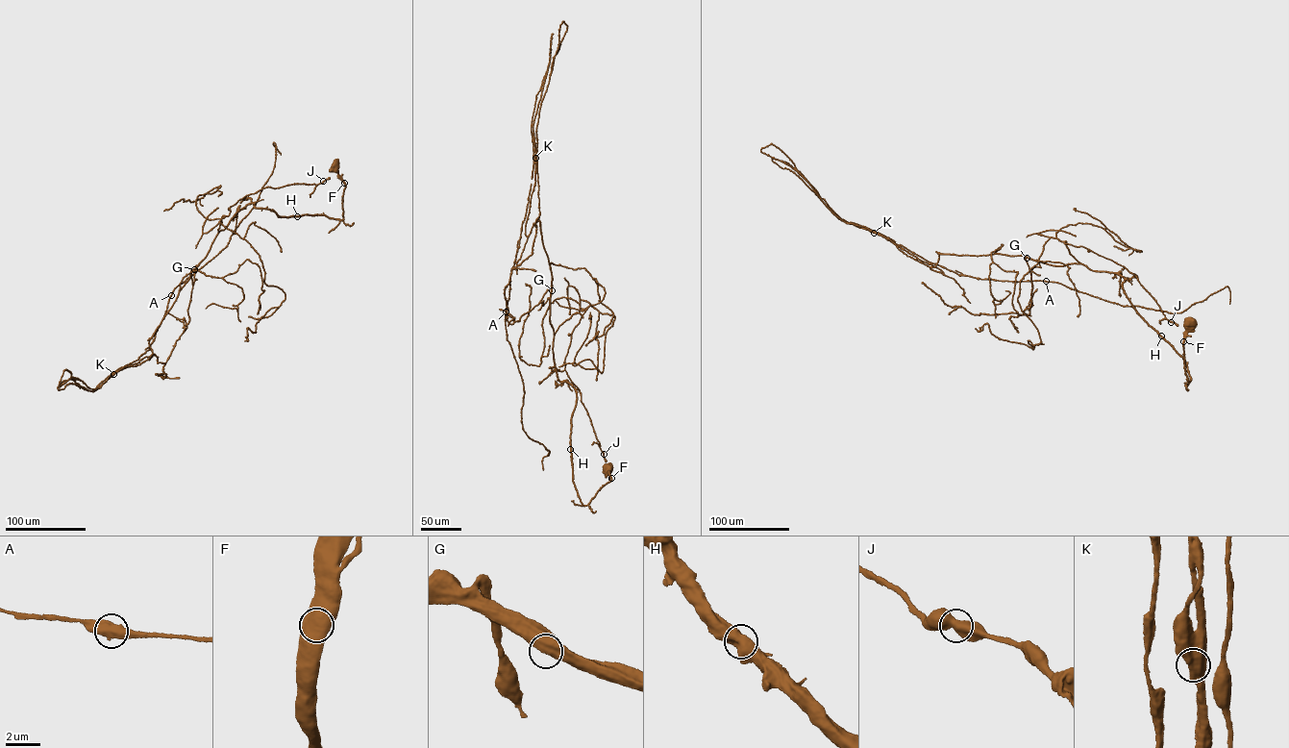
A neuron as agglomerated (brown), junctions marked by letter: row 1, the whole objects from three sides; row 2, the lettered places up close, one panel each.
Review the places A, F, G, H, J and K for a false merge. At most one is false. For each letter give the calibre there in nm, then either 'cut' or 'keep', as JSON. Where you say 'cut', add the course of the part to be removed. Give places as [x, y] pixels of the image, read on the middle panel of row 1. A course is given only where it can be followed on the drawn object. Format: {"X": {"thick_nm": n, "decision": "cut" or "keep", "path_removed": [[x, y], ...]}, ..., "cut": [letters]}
{"A": {"thick_nm": 650, "decision": "keep"}, "F": {"thick_nm": 650, "decision": "keep"}, "G": {"thick_nm": 650, "decision": "keep"}, "H": {"thick_nm": 600, "decision": "keep"}, "J": {"thick_nm": 600, "decision": "keep"}, "K": {"thick_nm": 650, "decision": "cut", "path_removed": [[535, 157], [533, 189]]}, "cut": ["K"]}

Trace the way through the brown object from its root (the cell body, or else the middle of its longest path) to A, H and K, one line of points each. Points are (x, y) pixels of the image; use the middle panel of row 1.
A: (608, 469), (582, 505), (577, 395), (557, 378), (529, 199), (506, 311)
H: (608, 469), (610, 480), (588, 504), (582, 505), (573, 480), (570, 449)
K: (608, 469), (610, 480), (582, 505), (570, 443), (577, 396), (555, 365), (539, 221), (525, 232), (535, 157)

